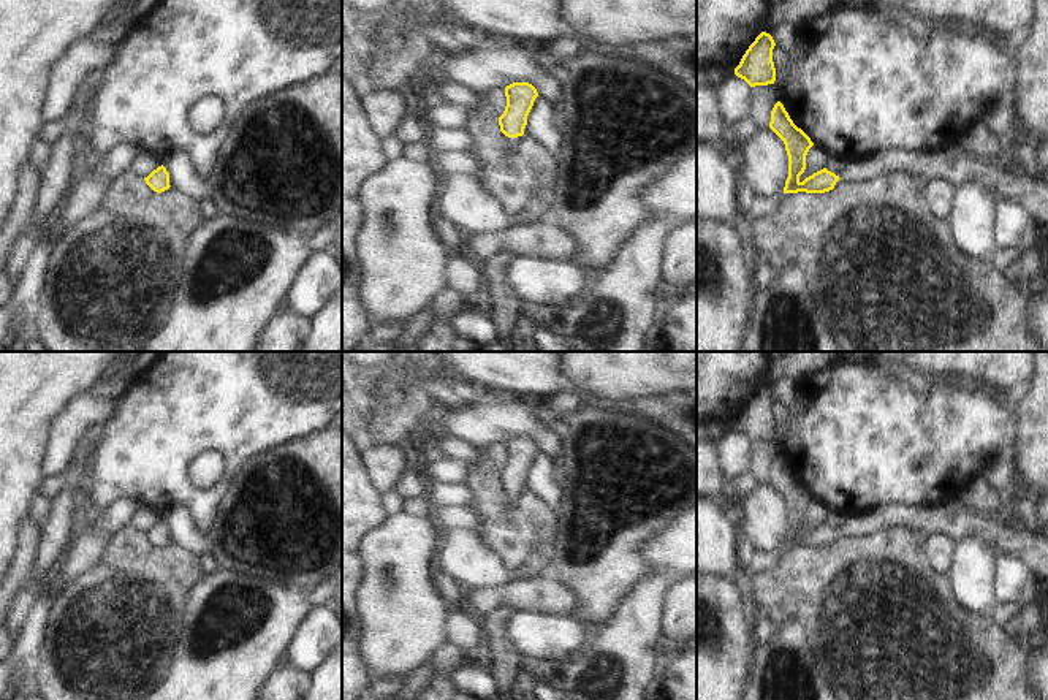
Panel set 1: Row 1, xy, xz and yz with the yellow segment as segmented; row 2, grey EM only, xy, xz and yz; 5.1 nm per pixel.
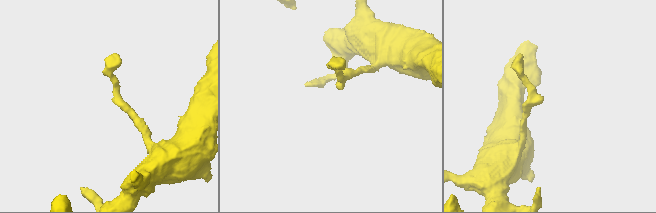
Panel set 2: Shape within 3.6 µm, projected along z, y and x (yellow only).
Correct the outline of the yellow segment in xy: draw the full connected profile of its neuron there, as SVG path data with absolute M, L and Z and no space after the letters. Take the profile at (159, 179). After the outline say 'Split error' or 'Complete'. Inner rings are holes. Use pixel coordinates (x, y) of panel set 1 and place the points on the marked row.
M163 165L154 169L147 177L144 177L144 181L157 193L161 193L171 187L169 173Z. Complete.

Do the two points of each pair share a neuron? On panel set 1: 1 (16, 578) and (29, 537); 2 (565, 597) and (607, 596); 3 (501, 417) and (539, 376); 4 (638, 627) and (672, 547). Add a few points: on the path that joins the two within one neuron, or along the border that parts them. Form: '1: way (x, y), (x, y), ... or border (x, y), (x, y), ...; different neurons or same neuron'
1: way (19, 569), (26, 547); same neuron
2: border (548, 574), (575, 593), (577, 608), (573, 613); different neurons
3: border (531, 399), (539, 403); different neurons
4: way (643, 607), (665, 567); same neuron

